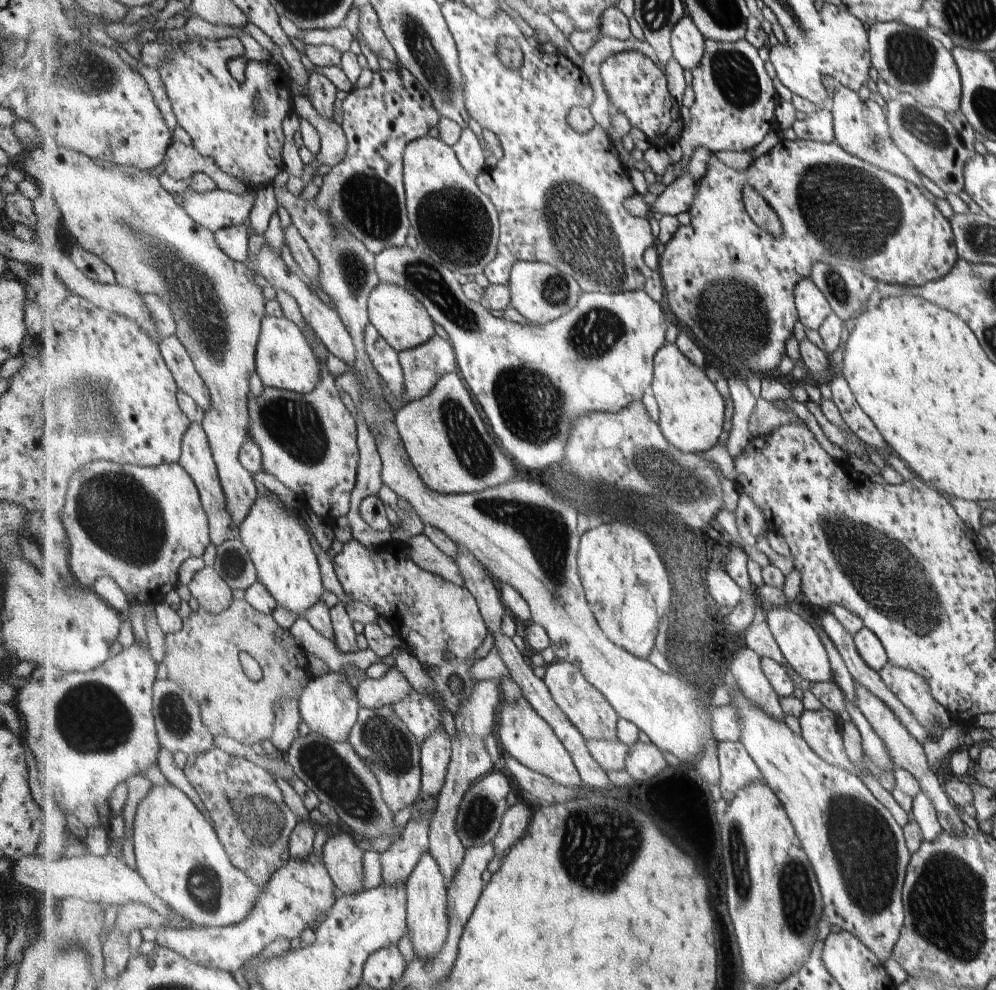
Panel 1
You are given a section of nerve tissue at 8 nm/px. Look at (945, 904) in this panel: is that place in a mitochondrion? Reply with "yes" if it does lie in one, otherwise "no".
yes

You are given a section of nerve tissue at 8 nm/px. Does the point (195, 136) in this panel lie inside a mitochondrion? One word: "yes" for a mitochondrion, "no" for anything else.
no

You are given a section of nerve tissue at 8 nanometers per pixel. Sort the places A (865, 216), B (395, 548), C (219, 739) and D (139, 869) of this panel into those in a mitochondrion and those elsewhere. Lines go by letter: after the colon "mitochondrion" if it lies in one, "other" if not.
A: mitochondrion
B: other
C: other
D: other

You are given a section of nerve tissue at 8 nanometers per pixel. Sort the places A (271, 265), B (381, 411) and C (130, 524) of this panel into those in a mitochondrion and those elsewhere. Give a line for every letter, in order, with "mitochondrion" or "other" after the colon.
A: other
B: other
C: mitochondrion

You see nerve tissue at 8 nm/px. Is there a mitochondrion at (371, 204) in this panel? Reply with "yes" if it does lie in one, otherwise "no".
yes

